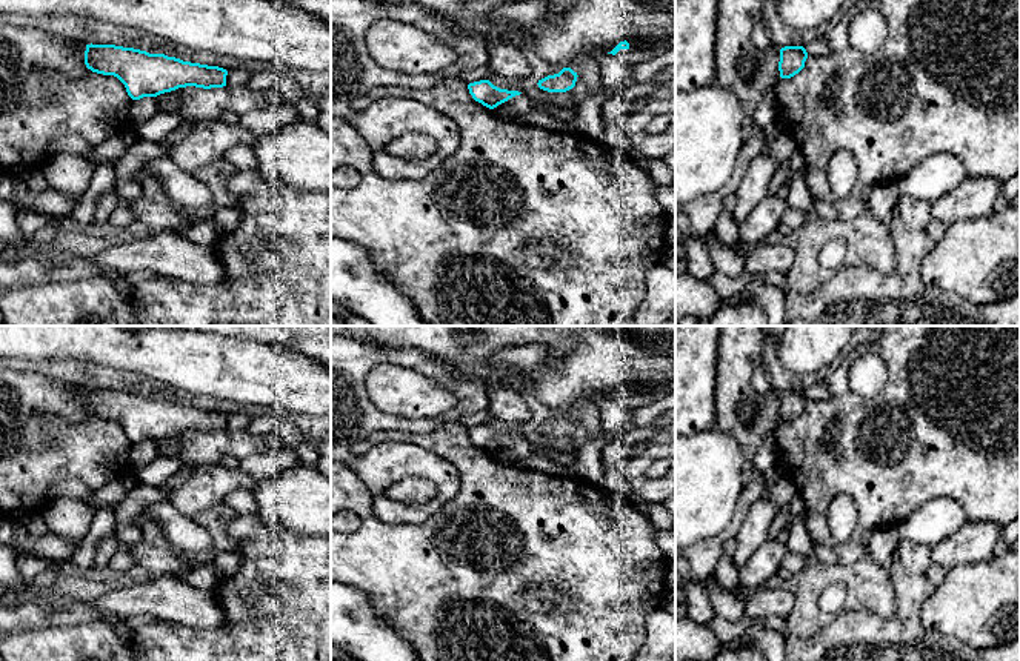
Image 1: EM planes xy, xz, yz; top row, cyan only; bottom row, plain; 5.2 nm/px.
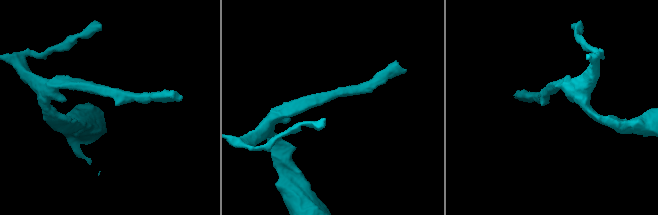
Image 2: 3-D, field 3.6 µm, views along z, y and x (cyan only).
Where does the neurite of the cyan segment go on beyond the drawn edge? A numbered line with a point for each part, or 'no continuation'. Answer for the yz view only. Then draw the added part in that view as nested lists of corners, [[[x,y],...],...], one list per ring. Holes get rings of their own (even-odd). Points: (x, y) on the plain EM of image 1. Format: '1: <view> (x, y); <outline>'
no continuation

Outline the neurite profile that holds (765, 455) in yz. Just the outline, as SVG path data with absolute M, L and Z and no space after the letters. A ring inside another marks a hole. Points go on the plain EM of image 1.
M774 430L768 433L762 446L757 450L754 467L755 472L765 475L765 472L774 466L774 449L775 449L775 435Z

